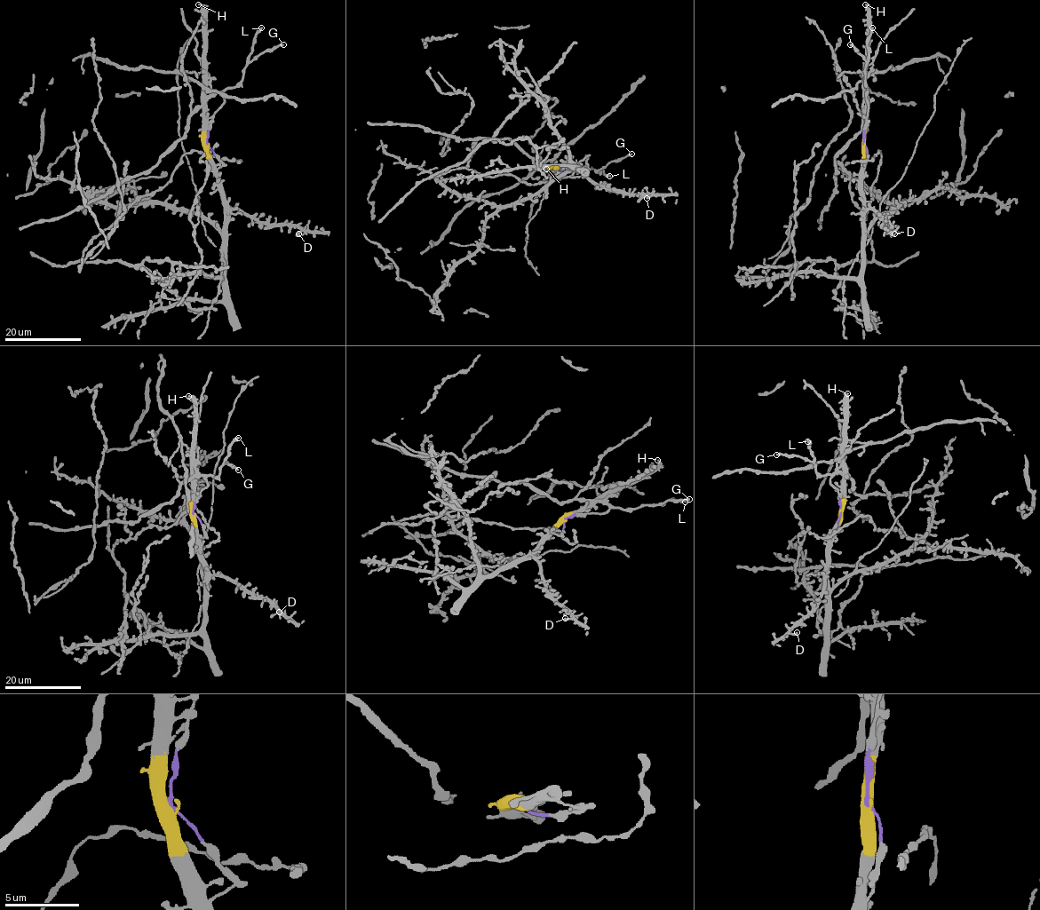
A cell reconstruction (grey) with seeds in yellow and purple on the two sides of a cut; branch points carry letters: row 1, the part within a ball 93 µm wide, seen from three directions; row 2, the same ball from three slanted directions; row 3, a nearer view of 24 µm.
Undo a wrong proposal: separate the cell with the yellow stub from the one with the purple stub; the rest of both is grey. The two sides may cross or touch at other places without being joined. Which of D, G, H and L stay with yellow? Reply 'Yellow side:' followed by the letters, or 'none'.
Yellow side: D, H

